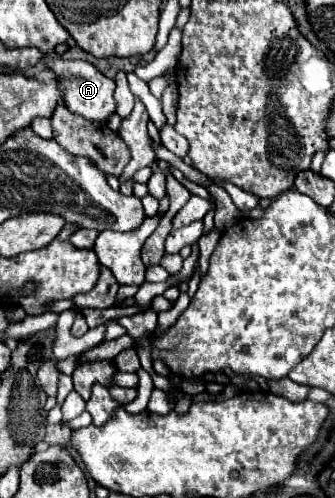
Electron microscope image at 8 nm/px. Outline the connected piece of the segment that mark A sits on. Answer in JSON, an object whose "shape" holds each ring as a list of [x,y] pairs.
{"shape":[[[57,53],[43,55],[41,61],[47,63],[47,69],[55,73],[59,89],[63,91],[63,103],[71,113],[77,113],[89,121],[107,121],[107,117],[115,113],[115,99],[113,99],[115,81],[105,77],[95,65],[91,65],[89,61],[69,61]]]}

